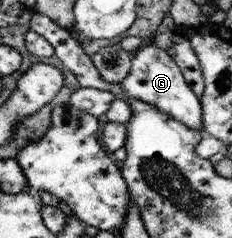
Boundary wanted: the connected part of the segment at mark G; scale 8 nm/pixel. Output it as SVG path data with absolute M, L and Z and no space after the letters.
M150 42L149 45L145 44L135 51L131 62L128 75L120 83L127 98L135 98L137 102L149 104L159 112L171 116L173 120L206 134L200 98L187 85L179 65L167 50Z

